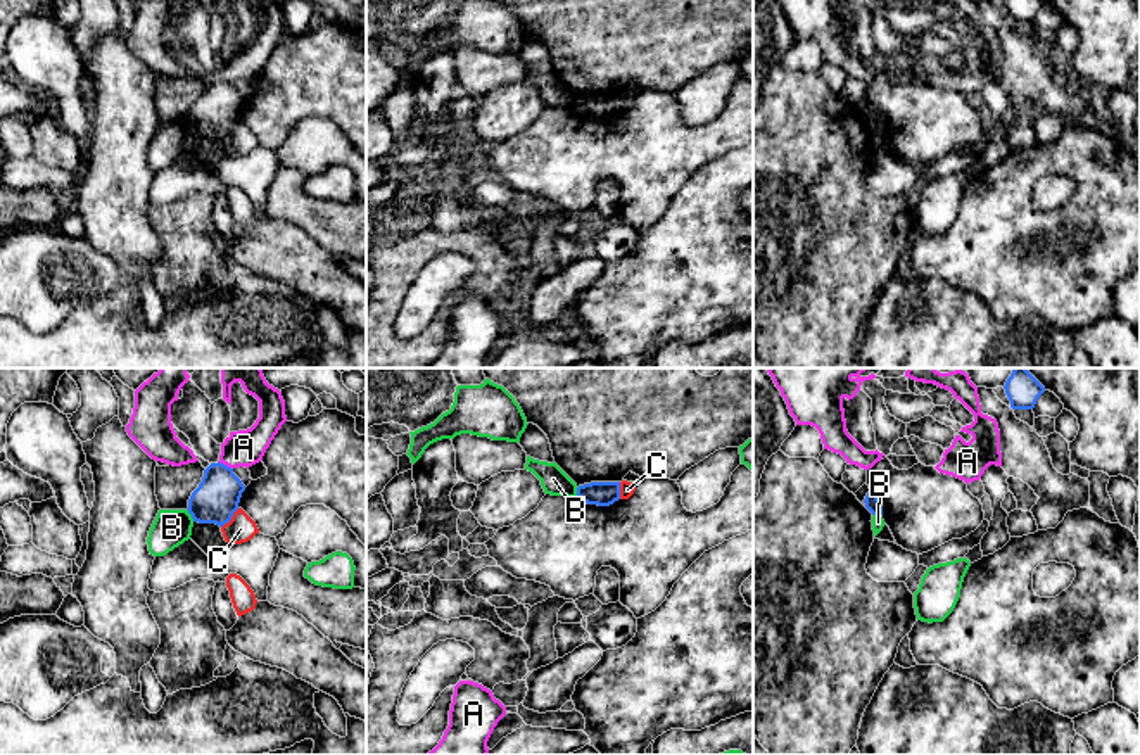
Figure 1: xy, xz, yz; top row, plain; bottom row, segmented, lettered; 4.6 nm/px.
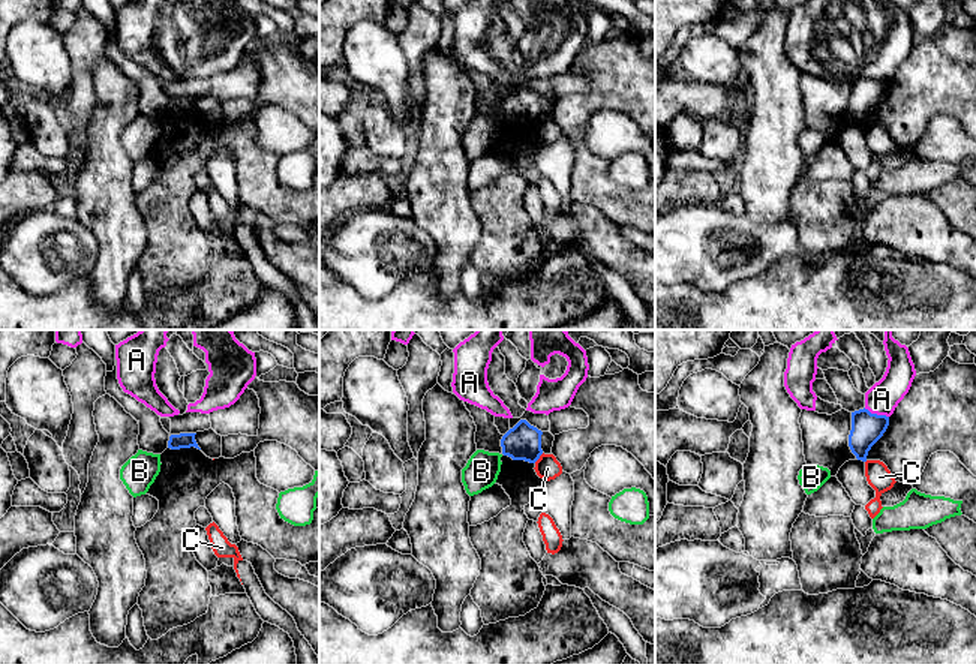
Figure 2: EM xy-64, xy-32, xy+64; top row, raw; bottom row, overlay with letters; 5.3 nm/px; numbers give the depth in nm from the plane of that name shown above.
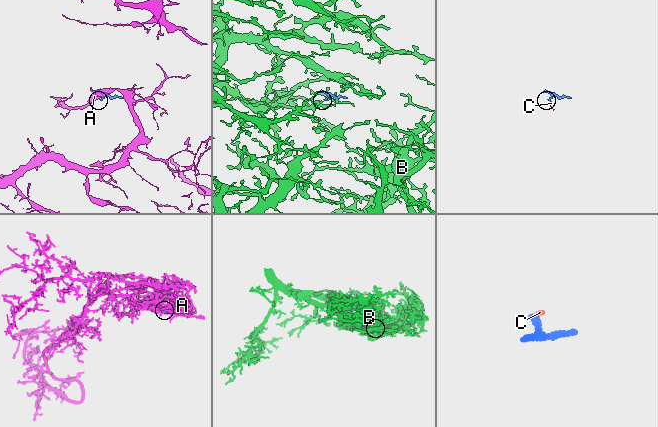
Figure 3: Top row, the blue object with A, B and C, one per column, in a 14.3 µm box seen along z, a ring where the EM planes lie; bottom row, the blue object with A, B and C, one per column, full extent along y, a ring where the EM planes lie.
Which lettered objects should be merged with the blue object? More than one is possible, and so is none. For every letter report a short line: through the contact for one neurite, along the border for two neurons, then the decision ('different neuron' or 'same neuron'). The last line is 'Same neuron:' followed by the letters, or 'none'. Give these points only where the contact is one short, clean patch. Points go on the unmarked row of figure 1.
A: different neuron
B: xy (187, 121), (194, 133) | different neuron
C: xy (239, 121), (221, 140) | different neuron
Same neuron: none

